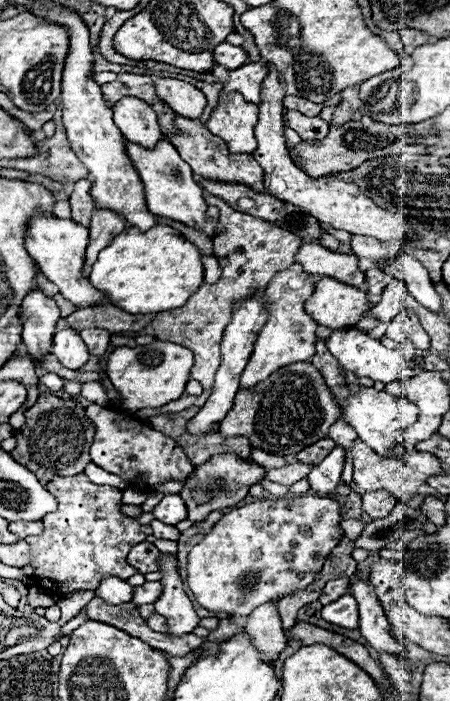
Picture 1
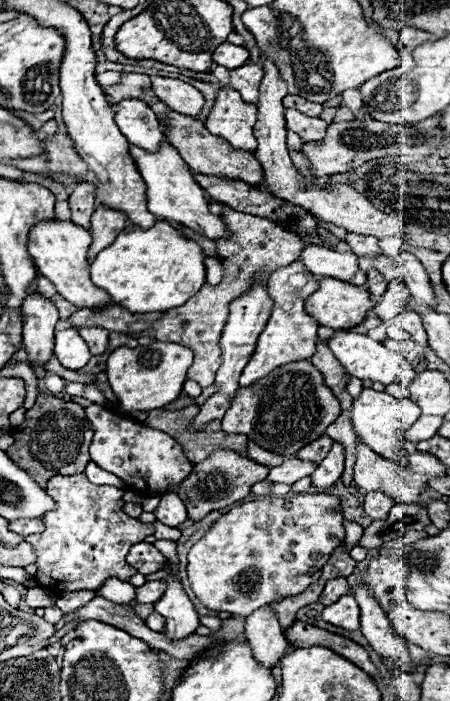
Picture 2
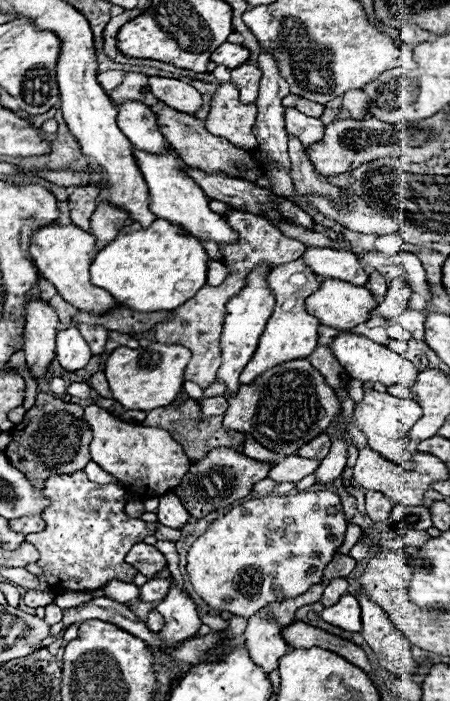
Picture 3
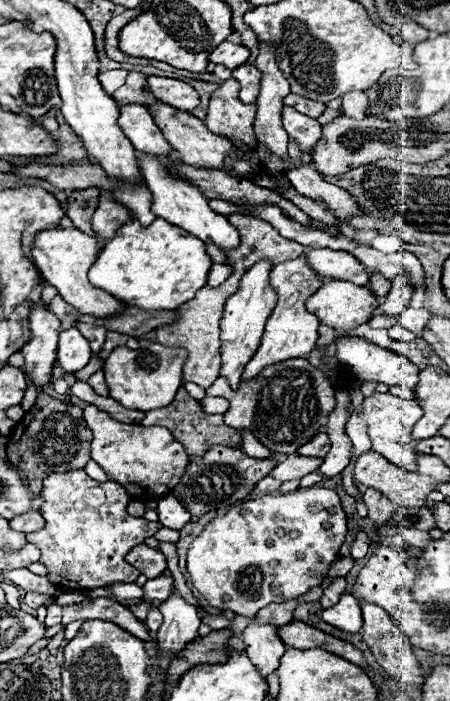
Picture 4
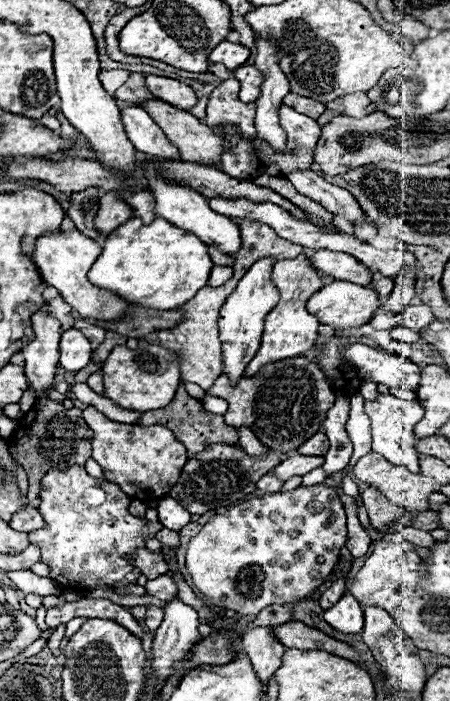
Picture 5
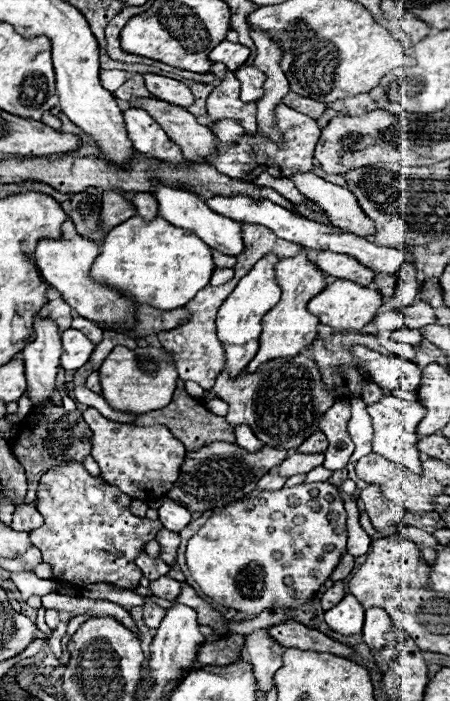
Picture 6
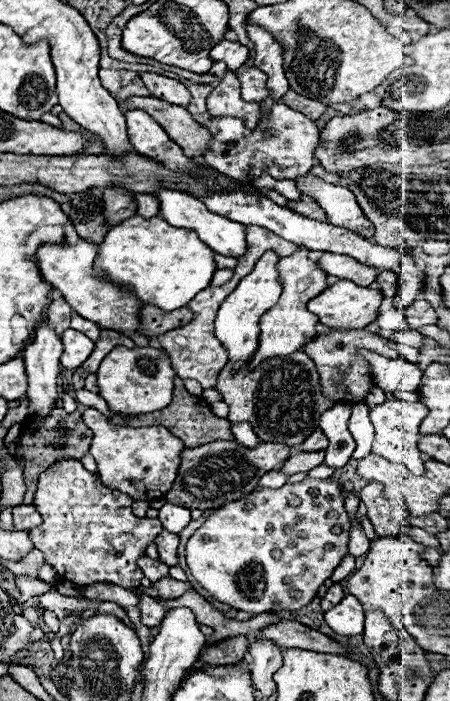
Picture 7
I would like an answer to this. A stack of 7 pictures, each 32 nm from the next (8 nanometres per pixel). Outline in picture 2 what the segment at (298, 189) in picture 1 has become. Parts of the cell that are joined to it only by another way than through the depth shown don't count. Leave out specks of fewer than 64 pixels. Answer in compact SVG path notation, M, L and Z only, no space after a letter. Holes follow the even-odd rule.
M262 58L262 66L266 70L262 84L260 84L260 100L258 100L258 122L254 126L254 136L258 138L258 146L254 156L260 162L266 180L266 190L272 192L276 198L282 198L286 202L292 202L296 206L306 208L310 214L324 222L332 222L334 226L346 228L354 234L366 234L376 238L392 238L400 236L404 230L402 218L396 218L392 214L380 212L372 206L370 200L366 200L352 184L336 184L330 182L326 188L318 186L306 186L306 178L294 168L287 148L287 129L284 126L284 106L282 98L288 94L284 80L278 76L278 68L272 64L272 60Z

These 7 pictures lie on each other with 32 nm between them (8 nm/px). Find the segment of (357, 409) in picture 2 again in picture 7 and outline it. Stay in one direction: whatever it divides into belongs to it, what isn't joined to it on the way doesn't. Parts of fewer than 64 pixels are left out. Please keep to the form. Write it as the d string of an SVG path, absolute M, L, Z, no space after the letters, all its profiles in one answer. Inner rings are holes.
M386 398L382 404L370 408L370 418L376 428L376 436L372 442L372 454L378 454L390 462L400 462L412 474L422 476L424 460L422 460L422 452L416 448L416 444L422 438L422 434L418 432L418 426L426 414L428 414L428 408L422 402L406 402L400 398Z

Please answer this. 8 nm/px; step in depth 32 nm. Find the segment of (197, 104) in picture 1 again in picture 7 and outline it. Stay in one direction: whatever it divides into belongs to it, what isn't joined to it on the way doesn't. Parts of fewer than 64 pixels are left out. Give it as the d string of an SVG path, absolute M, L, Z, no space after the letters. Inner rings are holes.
M142 72L140 76L146 88L152 92L152 96L160 100L168 100L170 104L178 104L178 106L188 106L192 102L192 94L182 82L160 76L160 74L150 74L150 72Z

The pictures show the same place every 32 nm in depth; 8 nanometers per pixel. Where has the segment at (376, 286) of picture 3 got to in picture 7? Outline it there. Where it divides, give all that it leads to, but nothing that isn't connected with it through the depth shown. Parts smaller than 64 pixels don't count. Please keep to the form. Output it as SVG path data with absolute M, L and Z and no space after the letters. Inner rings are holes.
M380 272L378 278L376 278L376 284L380 288L380 292L386 296L386 298L394 298L396 296L396 282L398 276L394 272Z

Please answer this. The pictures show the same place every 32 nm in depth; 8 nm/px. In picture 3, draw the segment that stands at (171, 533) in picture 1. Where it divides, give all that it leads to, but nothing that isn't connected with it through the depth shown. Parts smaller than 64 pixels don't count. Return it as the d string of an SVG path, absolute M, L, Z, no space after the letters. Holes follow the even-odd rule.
M156 524L156 534L154 534L158 540L170 540L170 542L176 542L180 538L180 530L176 528L164 528L162 524Z

